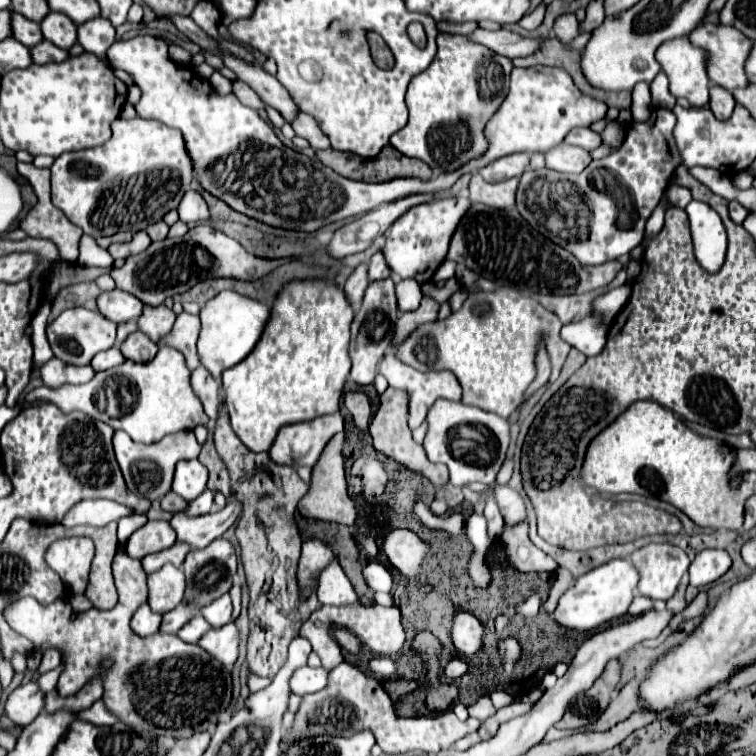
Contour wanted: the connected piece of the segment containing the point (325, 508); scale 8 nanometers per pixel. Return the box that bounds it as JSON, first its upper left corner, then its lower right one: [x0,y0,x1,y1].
[299,432,357,526]

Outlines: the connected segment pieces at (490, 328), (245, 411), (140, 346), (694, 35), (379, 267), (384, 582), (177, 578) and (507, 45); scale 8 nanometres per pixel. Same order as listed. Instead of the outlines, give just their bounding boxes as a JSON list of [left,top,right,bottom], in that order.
[[395,288,561,418],[223,280,351,452],[121,330,159,362],[691,22,753,92],[369,252,391,282],[363,562,393,594],[149,564,185,614],[469,28,541,58]]

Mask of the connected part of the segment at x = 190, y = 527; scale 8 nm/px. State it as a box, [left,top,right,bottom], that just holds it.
[171,498,243,548]

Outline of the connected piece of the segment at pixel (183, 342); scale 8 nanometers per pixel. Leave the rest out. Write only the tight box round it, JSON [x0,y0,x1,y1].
[165,312,201,370]

